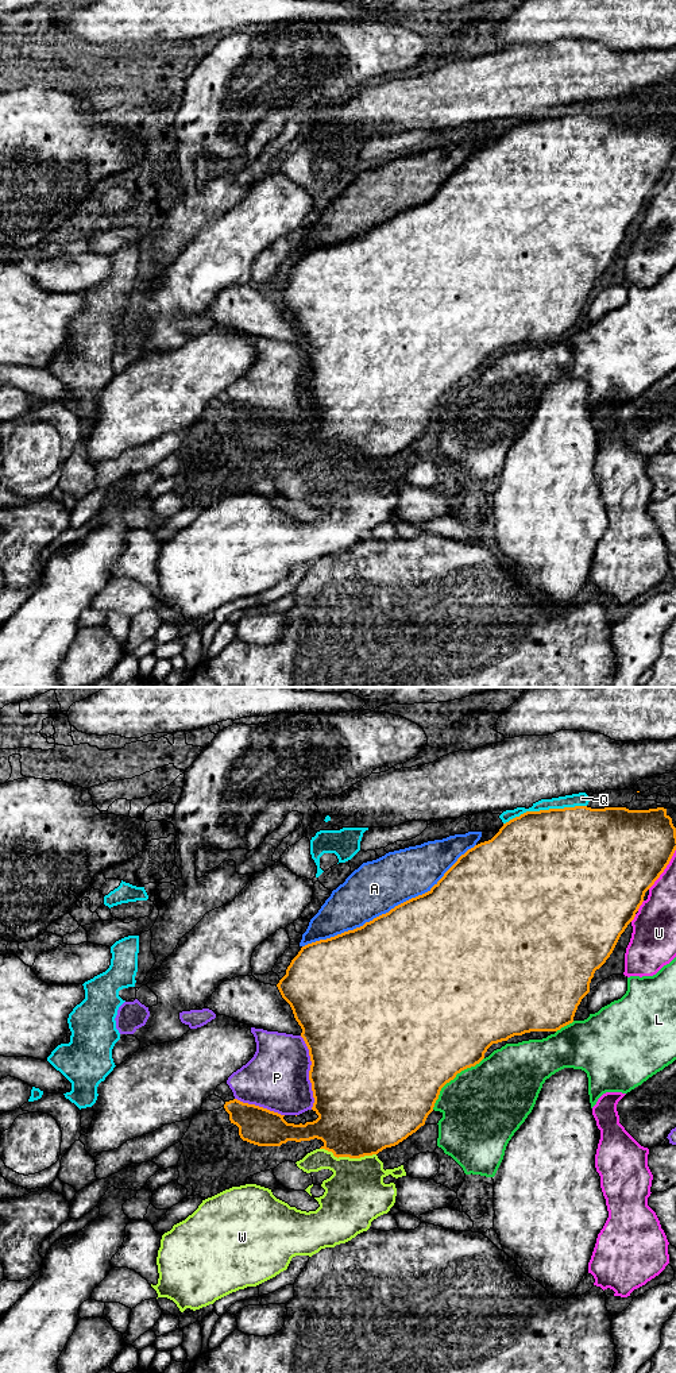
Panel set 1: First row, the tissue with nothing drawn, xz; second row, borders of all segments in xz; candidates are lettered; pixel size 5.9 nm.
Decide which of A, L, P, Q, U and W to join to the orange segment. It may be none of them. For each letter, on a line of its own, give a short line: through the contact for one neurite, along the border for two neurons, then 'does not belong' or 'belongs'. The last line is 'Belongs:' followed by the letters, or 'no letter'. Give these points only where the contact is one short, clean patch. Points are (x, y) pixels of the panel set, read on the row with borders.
A: belongs
L: does not belong
P: does not belong
Q: does not belong
U: does not belong
W: does not belong
Belongs: A

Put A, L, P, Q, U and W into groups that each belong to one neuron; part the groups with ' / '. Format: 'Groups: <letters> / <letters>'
Groups: A / L / P / Q / U / W

